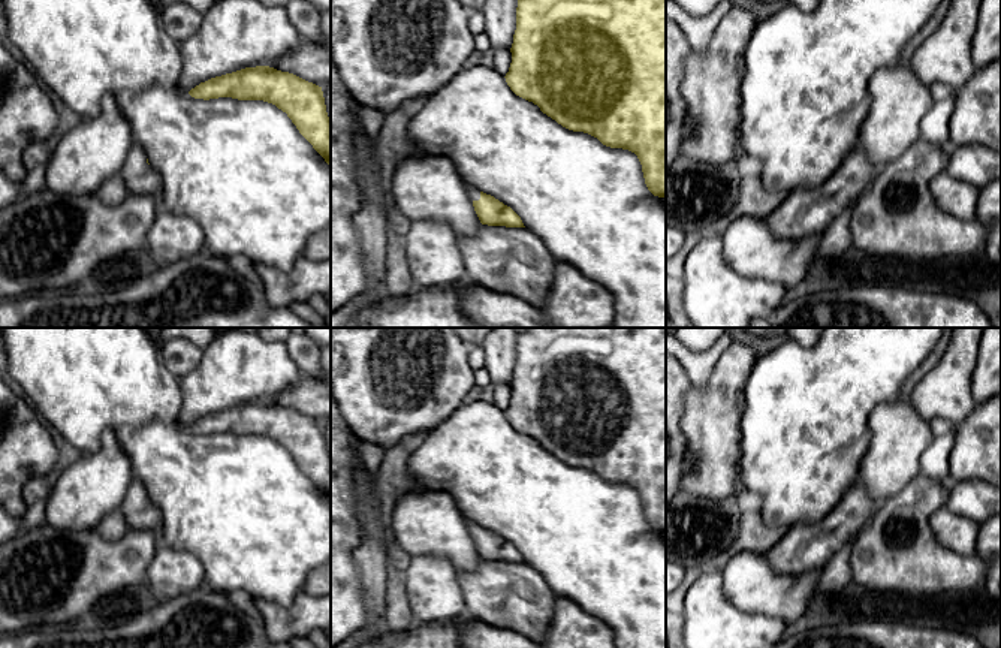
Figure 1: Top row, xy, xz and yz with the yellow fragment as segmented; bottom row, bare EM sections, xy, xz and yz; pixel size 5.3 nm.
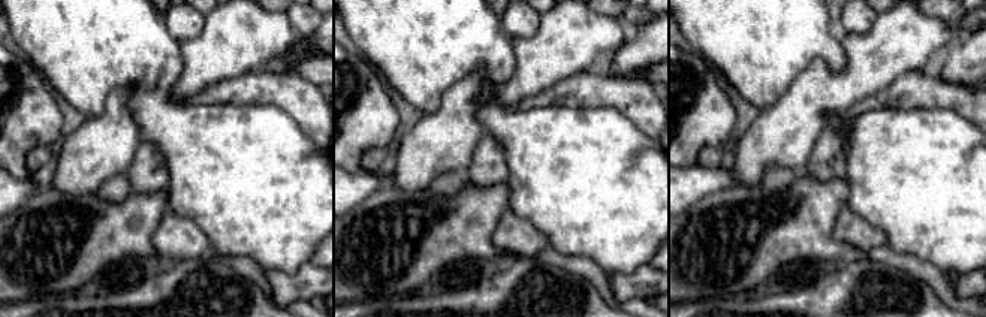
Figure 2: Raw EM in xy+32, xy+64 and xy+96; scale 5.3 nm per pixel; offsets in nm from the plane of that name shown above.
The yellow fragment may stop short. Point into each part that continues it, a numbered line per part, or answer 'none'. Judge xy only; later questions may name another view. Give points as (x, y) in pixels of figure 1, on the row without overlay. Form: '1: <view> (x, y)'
1: xy (139, 514)

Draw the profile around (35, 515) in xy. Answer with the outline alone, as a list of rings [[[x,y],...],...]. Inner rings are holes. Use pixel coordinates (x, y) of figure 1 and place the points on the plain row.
[[[46,498],[39,500],[31,506],[27,506],[25,512],[21,515],[19,534],[40,524],[45,524],[46,521],[45,509],[46,509]]]

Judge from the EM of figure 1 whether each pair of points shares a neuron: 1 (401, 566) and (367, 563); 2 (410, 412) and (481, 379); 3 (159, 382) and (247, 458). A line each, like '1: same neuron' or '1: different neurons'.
1: different neurons
2: different neurons
3: same neuron

